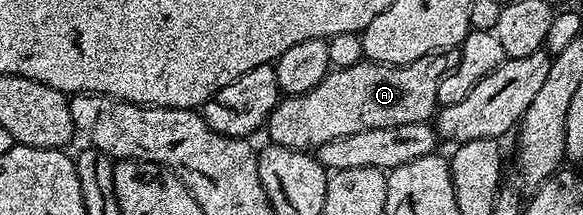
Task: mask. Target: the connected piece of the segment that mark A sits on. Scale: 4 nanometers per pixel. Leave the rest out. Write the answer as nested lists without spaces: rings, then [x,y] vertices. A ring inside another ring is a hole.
[[[449,48],[446,52],[430,52],[408,64],[360,62],[348,68],[335,68],[313,90],[280,99],[279,105],[267,115],[266,139],[286,148],[318,150],[325,142],[333,142],[333,138],[345,138],[345,134],[357,134],[366,128],[430,121],[437,111],[437,86],[441,86],[441,78],[453,71],[458,61],[459,49]]]

